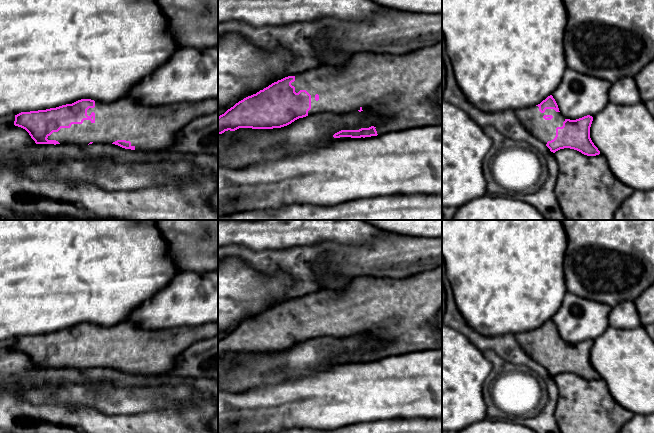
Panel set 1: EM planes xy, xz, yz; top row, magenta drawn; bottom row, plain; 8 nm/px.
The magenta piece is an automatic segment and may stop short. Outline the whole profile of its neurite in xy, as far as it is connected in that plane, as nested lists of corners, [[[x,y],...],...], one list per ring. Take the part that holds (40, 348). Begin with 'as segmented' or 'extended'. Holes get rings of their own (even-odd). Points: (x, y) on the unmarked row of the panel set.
extended; [[[121,322],[113,327],[100,327],[81,323],[72,328],[46,334],[21,336],[15,339],[14,349],[25,353],[36,368],[79,368],[112,367],[131,374],[166,373],[175,367],[178,356],[197,341],[218,335],[218,322],[200,326],[181,326],[166,329],[143,329],[134,322]]]

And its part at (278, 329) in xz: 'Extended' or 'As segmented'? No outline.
Extended

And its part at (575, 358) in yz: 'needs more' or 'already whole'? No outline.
needs more

